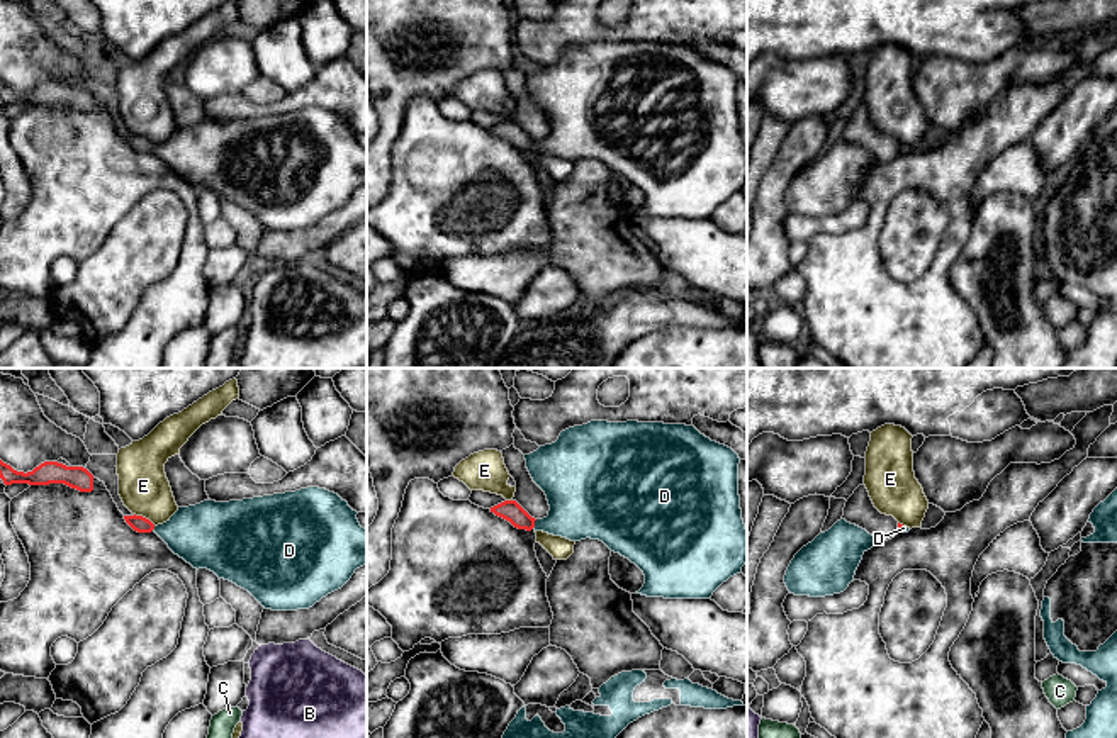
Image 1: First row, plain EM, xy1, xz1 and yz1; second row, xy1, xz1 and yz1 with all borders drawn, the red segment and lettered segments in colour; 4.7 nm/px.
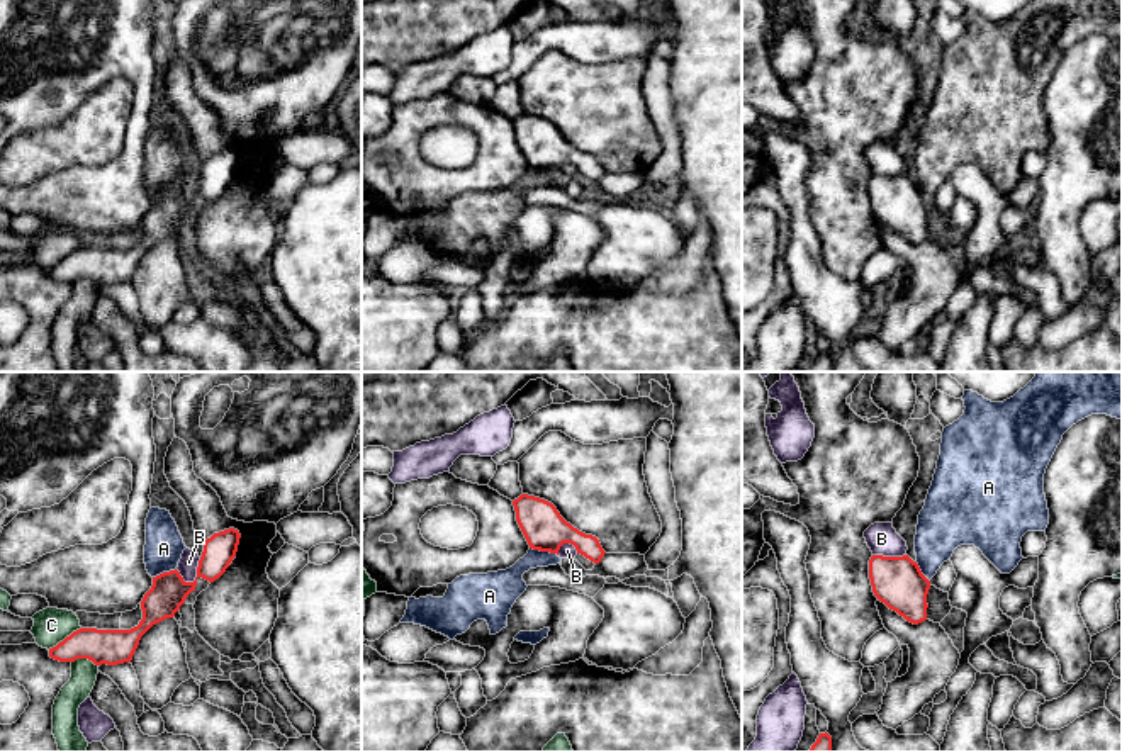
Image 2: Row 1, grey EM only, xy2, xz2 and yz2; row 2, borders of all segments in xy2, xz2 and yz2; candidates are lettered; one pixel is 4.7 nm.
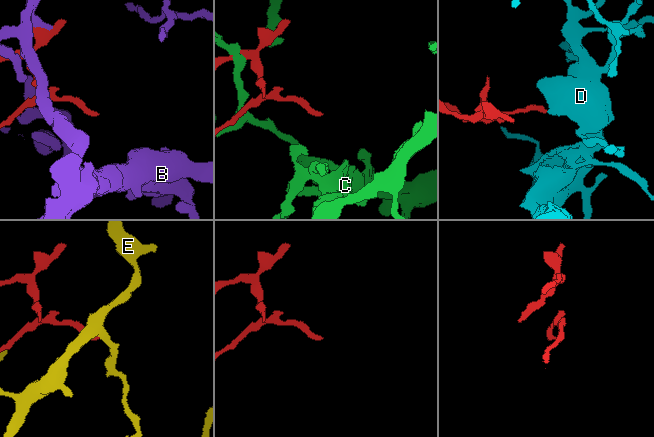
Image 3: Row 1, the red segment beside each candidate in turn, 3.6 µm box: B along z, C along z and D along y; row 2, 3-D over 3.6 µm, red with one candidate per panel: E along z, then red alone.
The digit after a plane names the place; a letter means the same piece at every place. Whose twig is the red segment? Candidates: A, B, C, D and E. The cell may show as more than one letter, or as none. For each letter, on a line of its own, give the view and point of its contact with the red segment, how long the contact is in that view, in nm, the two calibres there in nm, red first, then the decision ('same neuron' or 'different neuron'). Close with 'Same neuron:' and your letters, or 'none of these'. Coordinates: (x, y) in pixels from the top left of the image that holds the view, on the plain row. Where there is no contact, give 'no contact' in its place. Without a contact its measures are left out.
A: xz2 (544, 170) | 140 nm | 200/160 nm | different neuron
B: xy2 (197, 192) | 150 nm | 170/90 nm | different neuron
C: xy2 (65, 258) | 190 nm | 170/170 nm | different neuron
D: xz1 (533, 145) | 50 nm | 100/300 nm | same neuron
E: xy1 (145, 138) | 120 nm | 80/240 nm | different neuron
Same neuron: D

